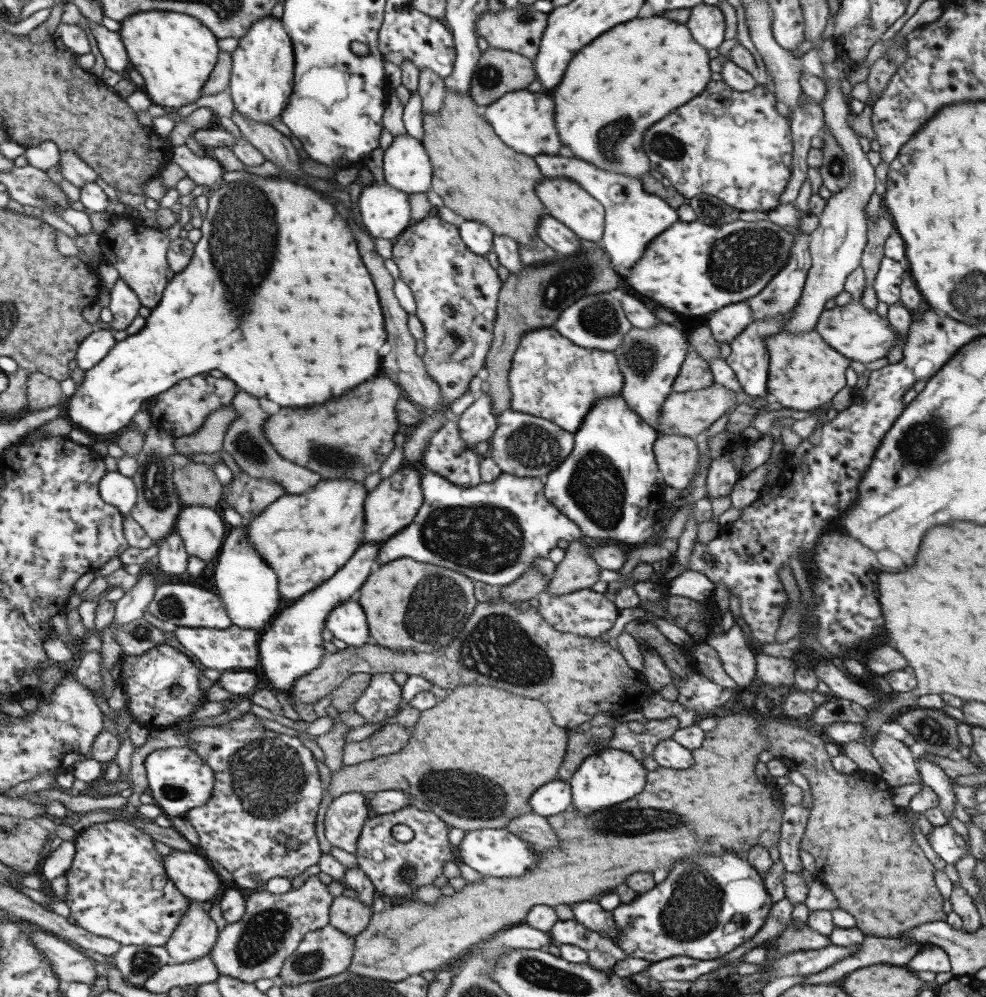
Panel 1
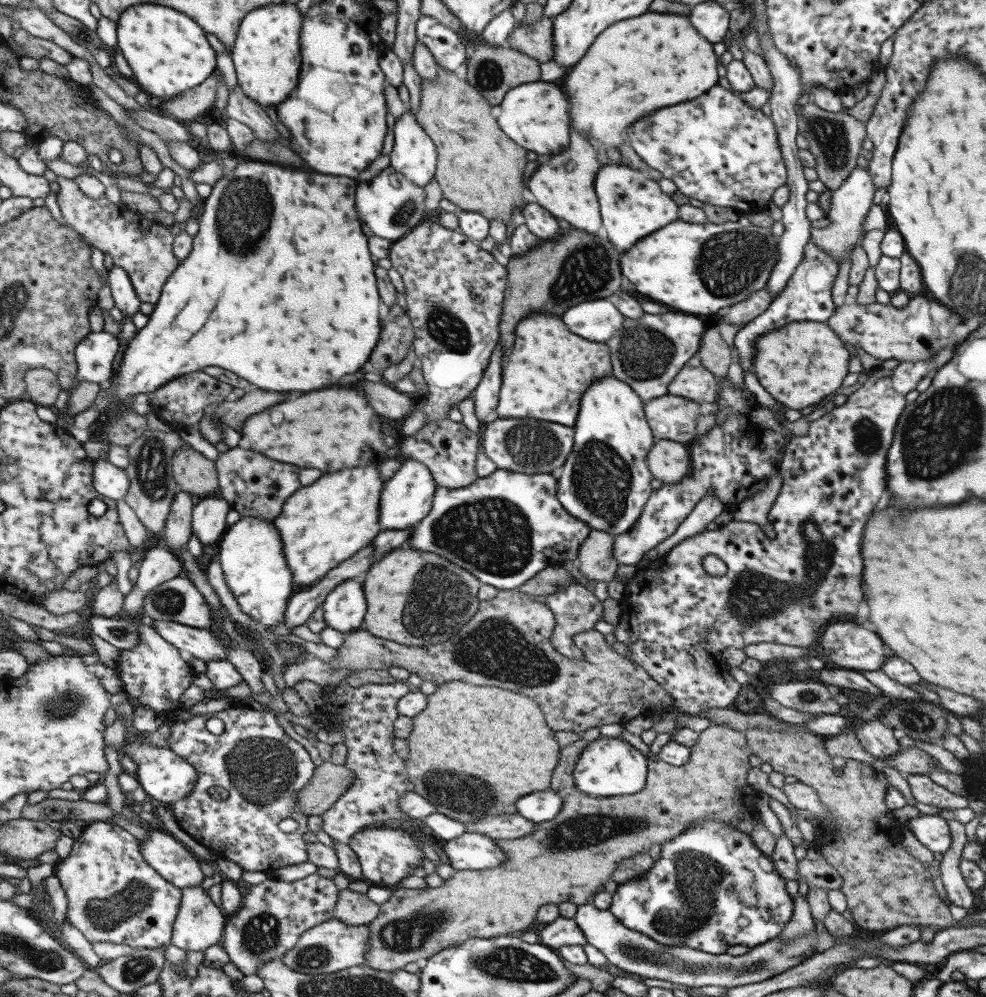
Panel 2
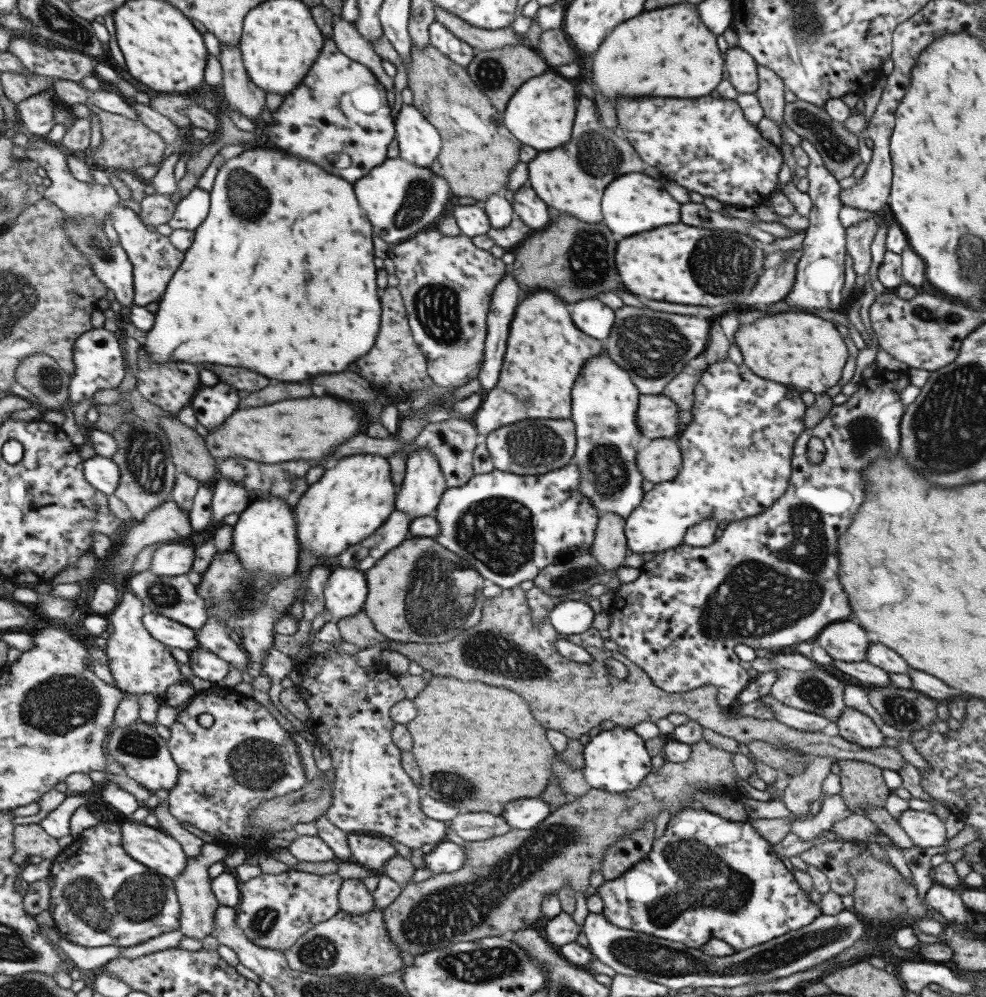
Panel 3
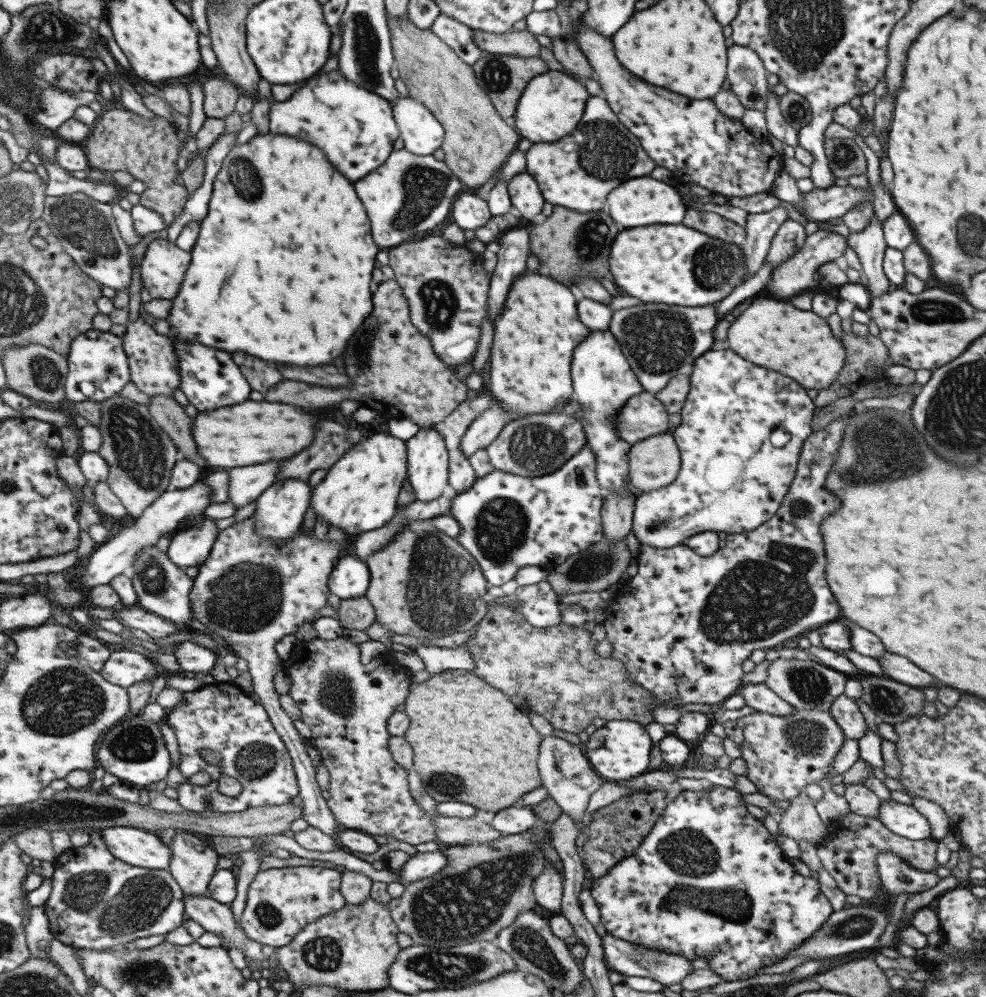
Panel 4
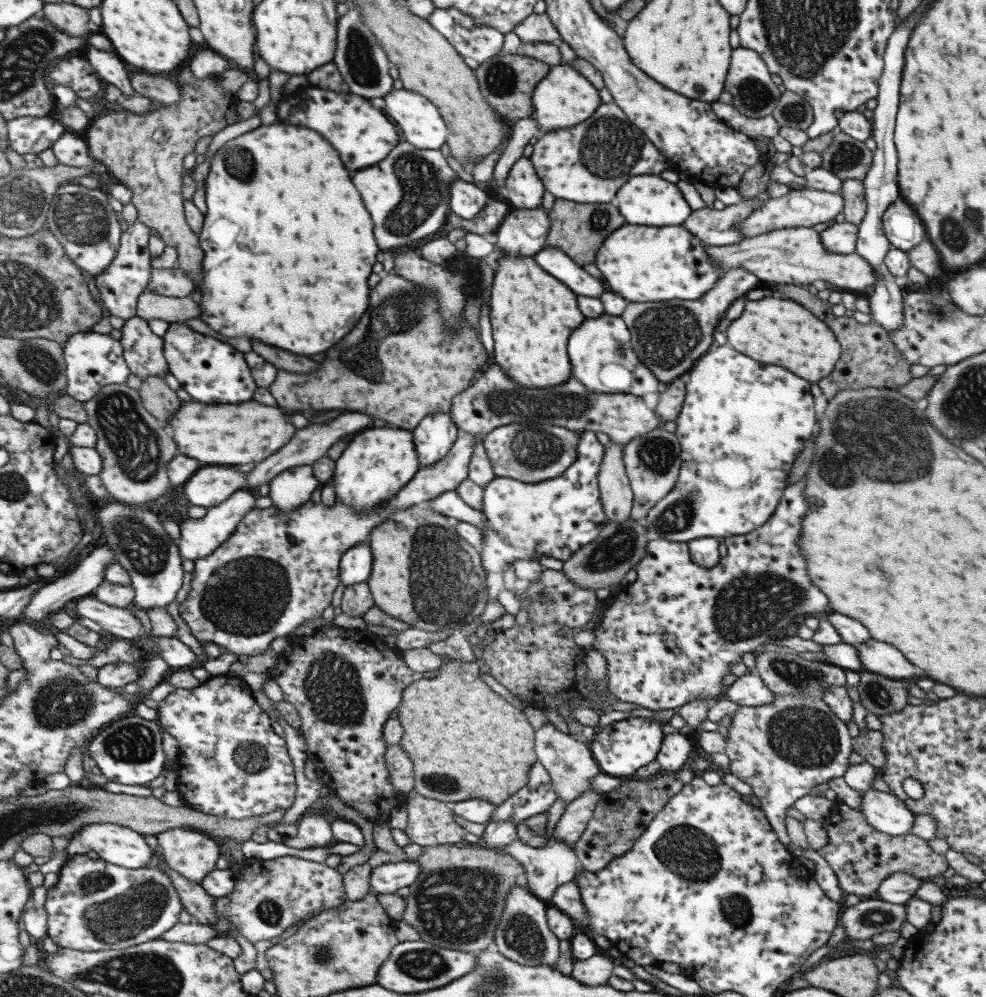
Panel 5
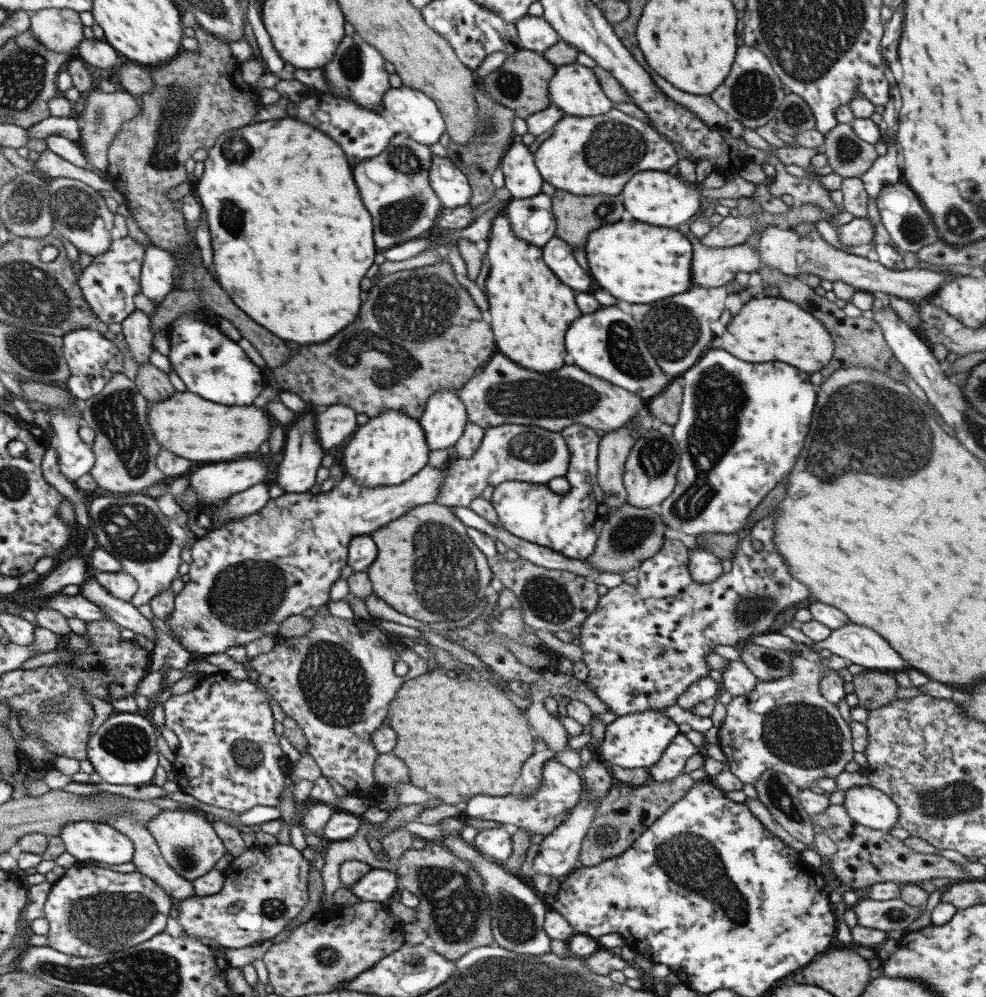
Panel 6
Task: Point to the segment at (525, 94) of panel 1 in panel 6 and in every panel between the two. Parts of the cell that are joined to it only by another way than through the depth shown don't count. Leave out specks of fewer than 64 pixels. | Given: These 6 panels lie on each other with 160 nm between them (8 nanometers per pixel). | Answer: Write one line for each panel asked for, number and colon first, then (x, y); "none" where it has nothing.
2: (535, 114)
3: (540, 114)
4: (551, 104)
5: (563, 98)
6: (574, 88)

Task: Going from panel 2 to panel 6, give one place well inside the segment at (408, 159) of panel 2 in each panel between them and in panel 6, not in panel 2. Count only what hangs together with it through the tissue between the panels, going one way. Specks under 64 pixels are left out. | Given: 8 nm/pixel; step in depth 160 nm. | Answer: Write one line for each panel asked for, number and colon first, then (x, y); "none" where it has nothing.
3: (418, 142)
4: (421, 134)
5: (421, 125)
6: (421, 121)

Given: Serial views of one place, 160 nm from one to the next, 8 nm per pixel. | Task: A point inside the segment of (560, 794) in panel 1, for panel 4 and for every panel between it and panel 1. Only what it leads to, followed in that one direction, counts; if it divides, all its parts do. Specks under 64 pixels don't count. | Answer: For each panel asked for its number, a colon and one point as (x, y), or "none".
2: (539, 807)
3: (522, 814)
4: (512, 820)

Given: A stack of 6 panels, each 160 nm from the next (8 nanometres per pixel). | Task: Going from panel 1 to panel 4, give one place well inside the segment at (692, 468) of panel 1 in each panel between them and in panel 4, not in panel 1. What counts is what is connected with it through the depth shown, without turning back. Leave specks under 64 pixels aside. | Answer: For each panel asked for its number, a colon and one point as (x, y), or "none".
2: (668, 461)
3: (658, 460)
4: (652, 463)

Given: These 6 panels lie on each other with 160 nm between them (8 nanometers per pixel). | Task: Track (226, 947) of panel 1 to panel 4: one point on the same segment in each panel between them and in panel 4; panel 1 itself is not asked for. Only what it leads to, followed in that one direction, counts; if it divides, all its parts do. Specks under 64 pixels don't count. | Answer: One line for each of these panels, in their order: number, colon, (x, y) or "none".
2: (272, 915)
3: (273, 910)
4: (279, 901)

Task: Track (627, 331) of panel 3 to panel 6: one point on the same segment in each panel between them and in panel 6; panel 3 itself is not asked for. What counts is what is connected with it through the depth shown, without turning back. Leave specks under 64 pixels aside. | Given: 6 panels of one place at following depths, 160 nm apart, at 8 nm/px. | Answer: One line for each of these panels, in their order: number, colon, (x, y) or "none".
4: (686, 333)
5: (667, 343)
6: (676, 329)

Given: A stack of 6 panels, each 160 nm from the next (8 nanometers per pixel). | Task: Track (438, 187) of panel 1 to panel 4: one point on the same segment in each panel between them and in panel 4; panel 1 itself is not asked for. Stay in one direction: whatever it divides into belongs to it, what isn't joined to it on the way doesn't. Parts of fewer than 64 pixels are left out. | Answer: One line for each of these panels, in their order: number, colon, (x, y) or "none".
2: (478, 168)
3: (476, 154)
4: (476, 143)

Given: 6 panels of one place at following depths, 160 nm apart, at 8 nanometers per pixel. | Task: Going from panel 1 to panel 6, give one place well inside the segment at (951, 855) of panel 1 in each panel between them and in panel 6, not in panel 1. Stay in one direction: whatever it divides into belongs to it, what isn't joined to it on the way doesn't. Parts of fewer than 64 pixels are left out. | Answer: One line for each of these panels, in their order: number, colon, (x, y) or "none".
2: (932, 832)
3: (925, 830)
4: (905, 821)
5: (883, 812)
6: (865, 805)

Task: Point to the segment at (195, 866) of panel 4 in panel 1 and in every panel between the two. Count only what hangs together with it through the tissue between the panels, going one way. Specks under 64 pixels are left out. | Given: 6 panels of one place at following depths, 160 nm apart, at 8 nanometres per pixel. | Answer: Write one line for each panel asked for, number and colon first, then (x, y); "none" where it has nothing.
1: (195, 934)
2: (198, 924)
3: (197, 902)

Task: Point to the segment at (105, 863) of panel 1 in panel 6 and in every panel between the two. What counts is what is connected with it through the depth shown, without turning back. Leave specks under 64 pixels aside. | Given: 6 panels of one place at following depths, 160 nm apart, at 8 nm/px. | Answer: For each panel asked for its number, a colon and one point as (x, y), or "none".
2: (112, 895)
3: (100, 897)
4: (96, 901)
5: (93, 906)
6: (90, 911)

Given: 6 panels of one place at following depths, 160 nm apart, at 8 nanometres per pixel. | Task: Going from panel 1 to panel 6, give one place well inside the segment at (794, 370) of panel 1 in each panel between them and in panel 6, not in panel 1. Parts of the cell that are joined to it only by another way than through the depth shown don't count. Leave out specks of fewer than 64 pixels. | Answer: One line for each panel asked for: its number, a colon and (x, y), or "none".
2: (800, 364)
3: (796, 349)
4: (771, 333)
5: (778, 331)
6: (765, 329)

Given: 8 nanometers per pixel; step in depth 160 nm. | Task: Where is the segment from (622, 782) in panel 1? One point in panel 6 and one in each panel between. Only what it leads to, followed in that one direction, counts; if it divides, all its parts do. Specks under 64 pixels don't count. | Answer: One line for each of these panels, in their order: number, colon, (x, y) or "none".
2: (606, 767)
3: (615, 760)
4: (618, 752)
5: (621, 747)
6: (635, 740)

